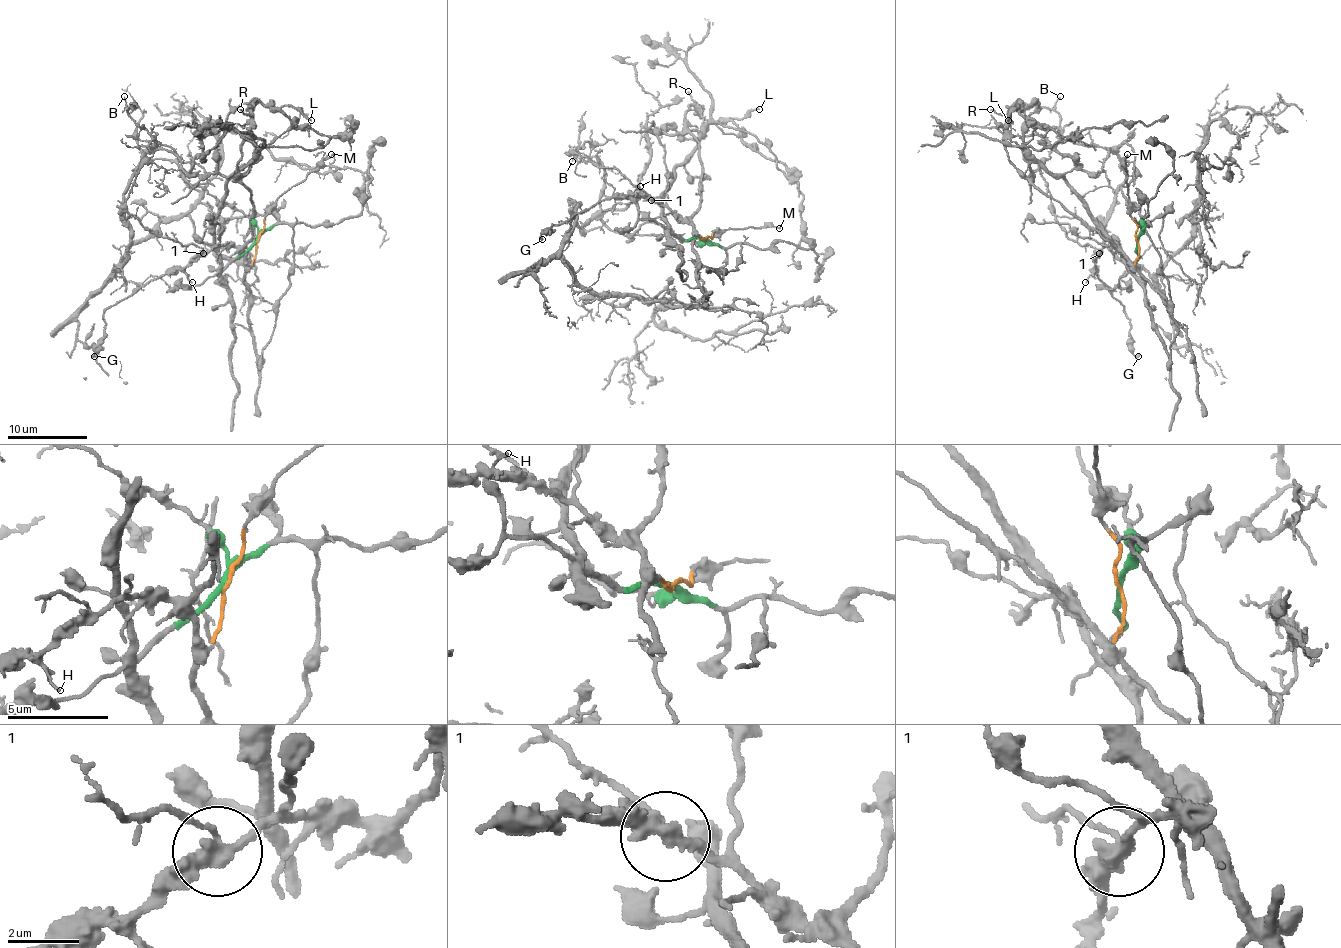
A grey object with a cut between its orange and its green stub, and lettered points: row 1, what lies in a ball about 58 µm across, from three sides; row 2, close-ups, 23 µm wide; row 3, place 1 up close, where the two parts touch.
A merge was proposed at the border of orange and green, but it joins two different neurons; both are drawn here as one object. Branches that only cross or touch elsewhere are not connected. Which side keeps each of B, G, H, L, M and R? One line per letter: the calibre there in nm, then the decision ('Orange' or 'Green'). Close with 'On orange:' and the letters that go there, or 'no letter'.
B: Thickness 100 nm. Green
G: Thickness 240 nm. Orange
H: Thickness 110 nm. Orange
L: Thickness 200 nm. Orange
M: Thickness 160 nm. Orange
R: Thickness 140 nm. Orange
On orange: G, H, L, M, R

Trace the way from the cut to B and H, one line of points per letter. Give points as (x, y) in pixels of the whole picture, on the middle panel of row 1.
B: (704, 238), (680, 240), (644, 222), (628, 236), (610, 230), (600, 218), (602, 164), (573, 160)
H: (704, 238), (666, 208), (632, 192), (640, 186)

